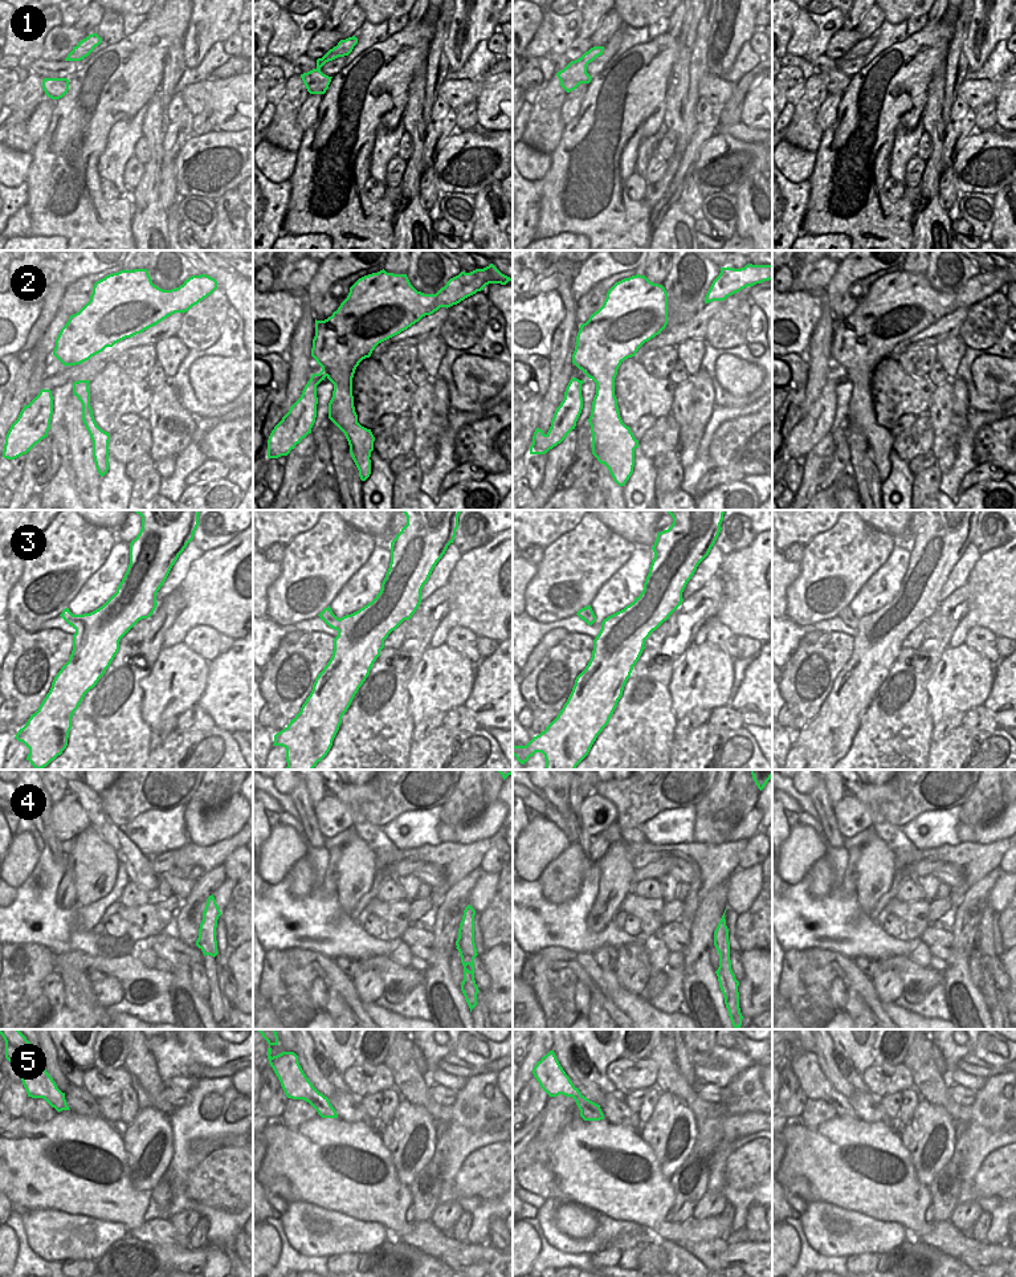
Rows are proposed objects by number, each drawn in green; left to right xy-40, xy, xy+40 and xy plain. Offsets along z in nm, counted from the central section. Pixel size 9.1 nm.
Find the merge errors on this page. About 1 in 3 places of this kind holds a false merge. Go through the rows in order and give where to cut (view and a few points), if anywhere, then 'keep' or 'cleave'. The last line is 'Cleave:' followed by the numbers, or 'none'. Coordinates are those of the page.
1: no cut | keep
2: no cut | keep
3: no cut | keep
4: xy (457, 945), (473, 959) | cleave
5: no cut | keep
Cleave: 4

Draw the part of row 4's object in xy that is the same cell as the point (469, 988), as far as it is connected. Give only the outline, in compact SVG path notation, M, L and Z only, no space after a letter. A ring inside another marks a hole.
M458 946L456 948L460 952L461 963L464 966L464 980L461 983L461 991L472 1012L472 1009L477 1005L477 994L480 991L474 980L474 959L462 951Z

